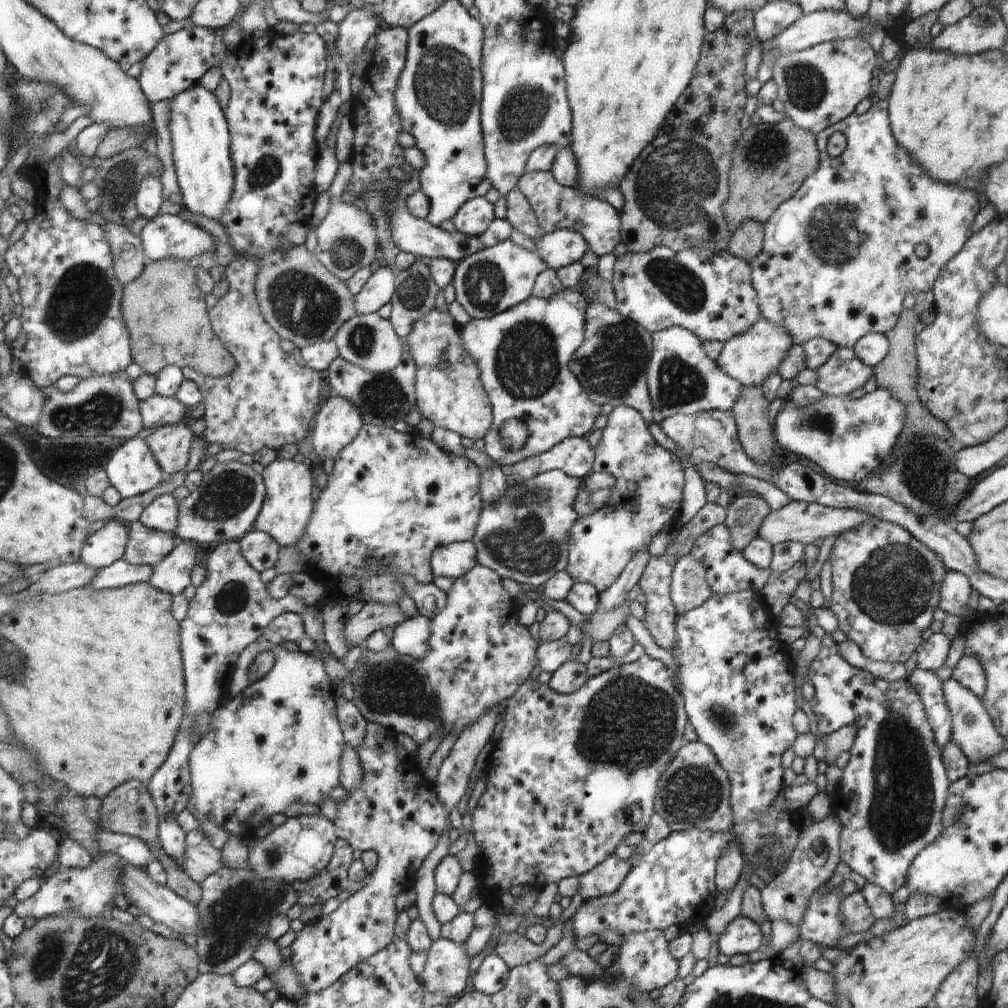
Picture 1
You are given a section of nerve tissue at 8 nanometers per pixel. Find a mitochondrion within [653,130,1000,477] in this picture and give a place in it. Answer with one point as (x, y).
(833, 232)

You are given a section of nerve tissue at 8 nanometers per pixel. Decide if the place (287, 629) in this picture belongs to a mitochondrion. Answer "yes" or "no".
no

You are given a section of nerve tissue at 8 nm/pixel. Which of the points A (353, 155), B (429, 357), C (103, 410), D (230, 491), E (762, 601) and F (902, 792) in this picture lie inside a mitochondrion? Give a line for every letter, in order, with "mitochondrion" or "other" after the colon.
A: other
B: other
C: mitochondrion
D: mitochondrion
E: other
F: mitochondrion

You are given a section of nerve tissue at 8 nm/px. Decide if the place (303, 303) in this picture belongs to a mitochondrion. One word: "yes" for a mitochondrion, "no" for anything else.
yes

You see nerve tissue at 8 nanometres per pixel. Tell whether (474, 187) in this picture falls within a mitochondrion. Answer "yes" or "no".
no

